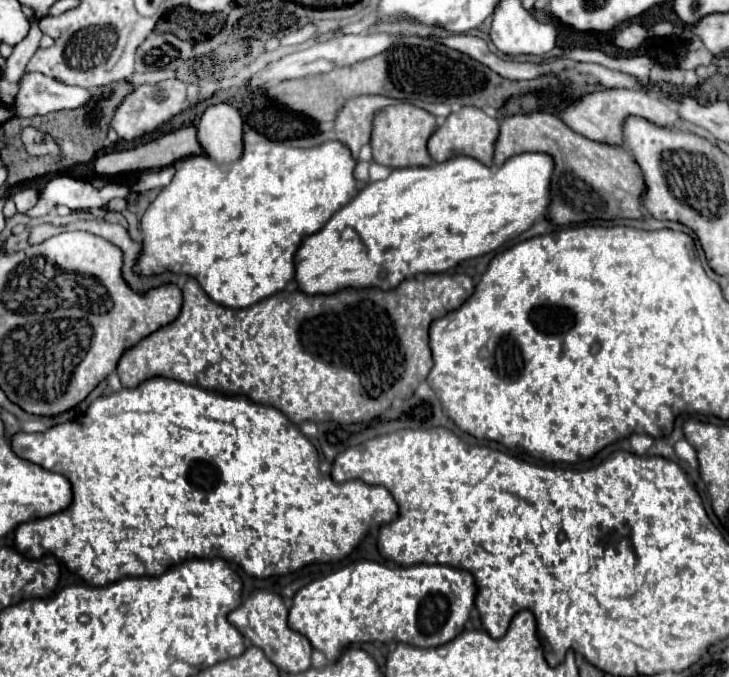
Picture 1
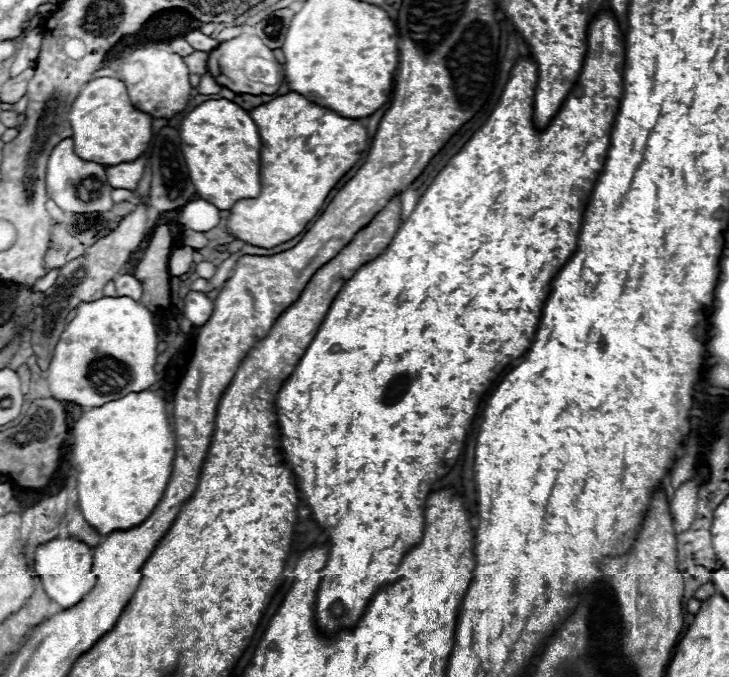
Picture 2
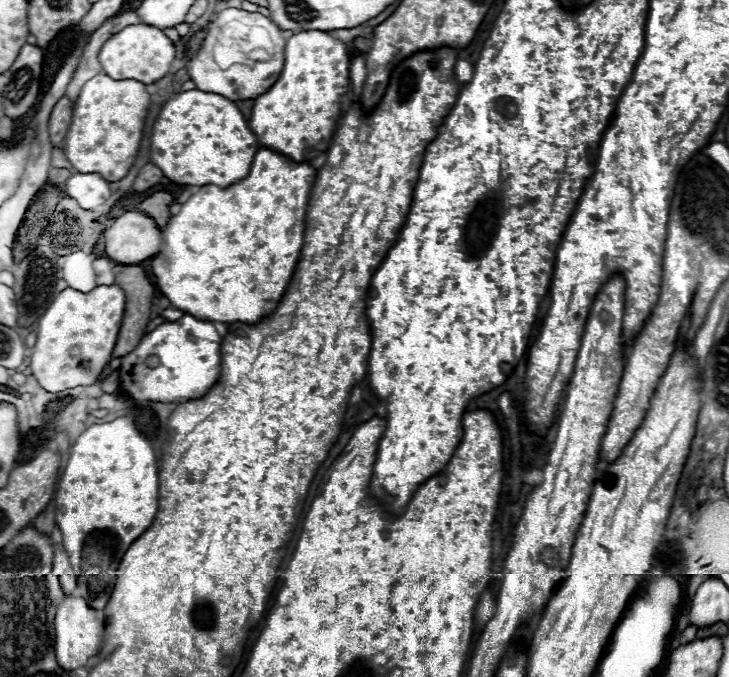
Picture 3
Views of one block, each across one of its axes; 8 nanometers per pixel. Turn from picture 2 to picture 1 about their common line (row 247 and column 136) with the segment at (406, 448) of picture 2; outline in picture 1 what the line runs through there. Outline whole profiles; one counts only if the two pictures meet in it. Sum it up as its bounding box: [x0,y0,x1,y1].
[12,378,398,586]

